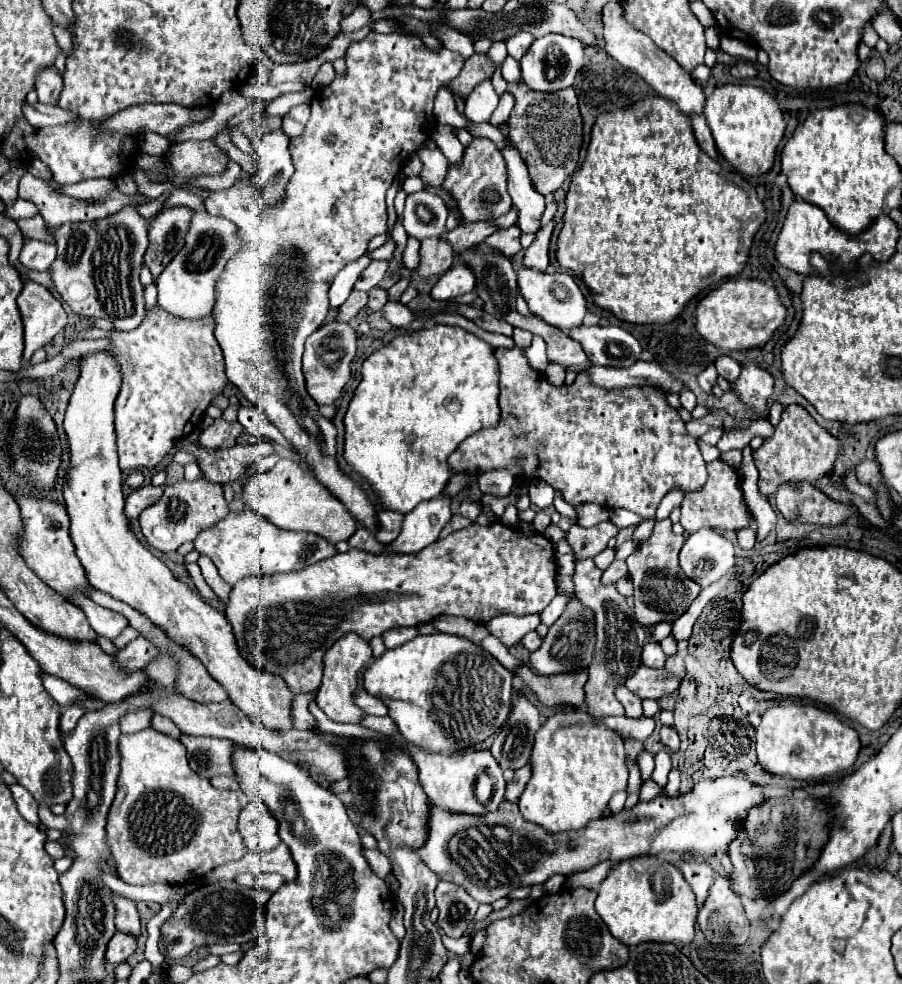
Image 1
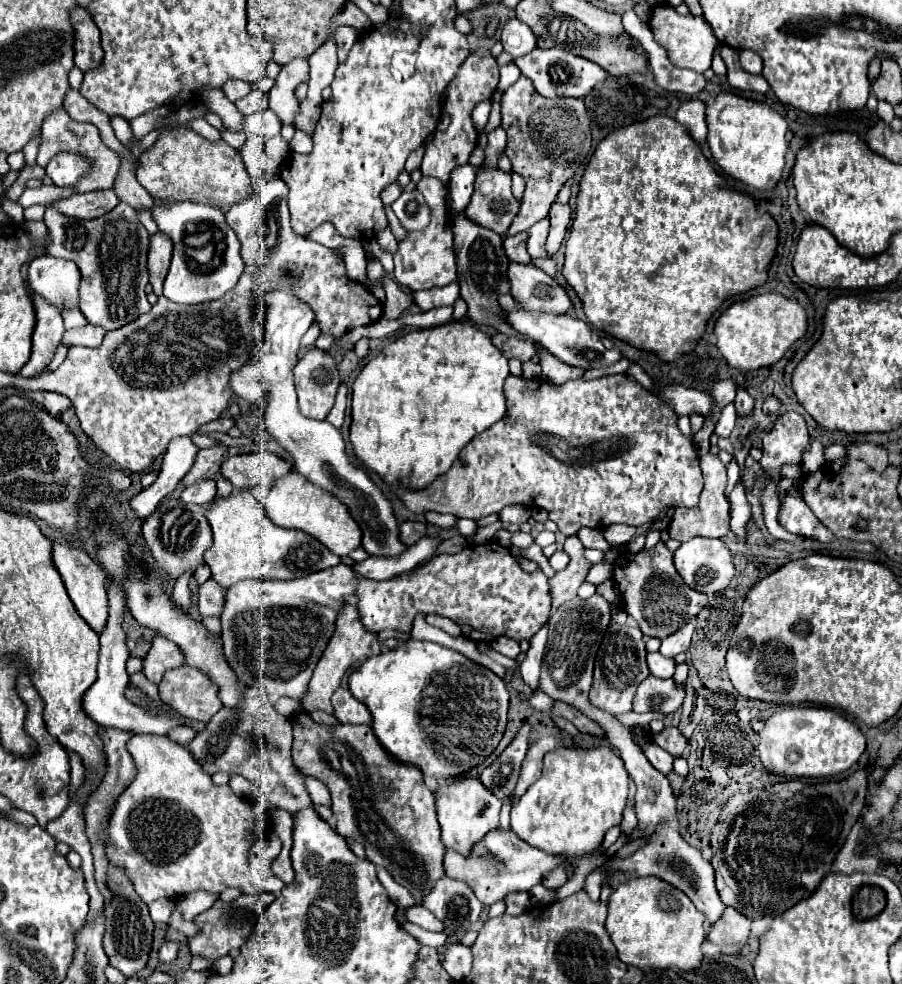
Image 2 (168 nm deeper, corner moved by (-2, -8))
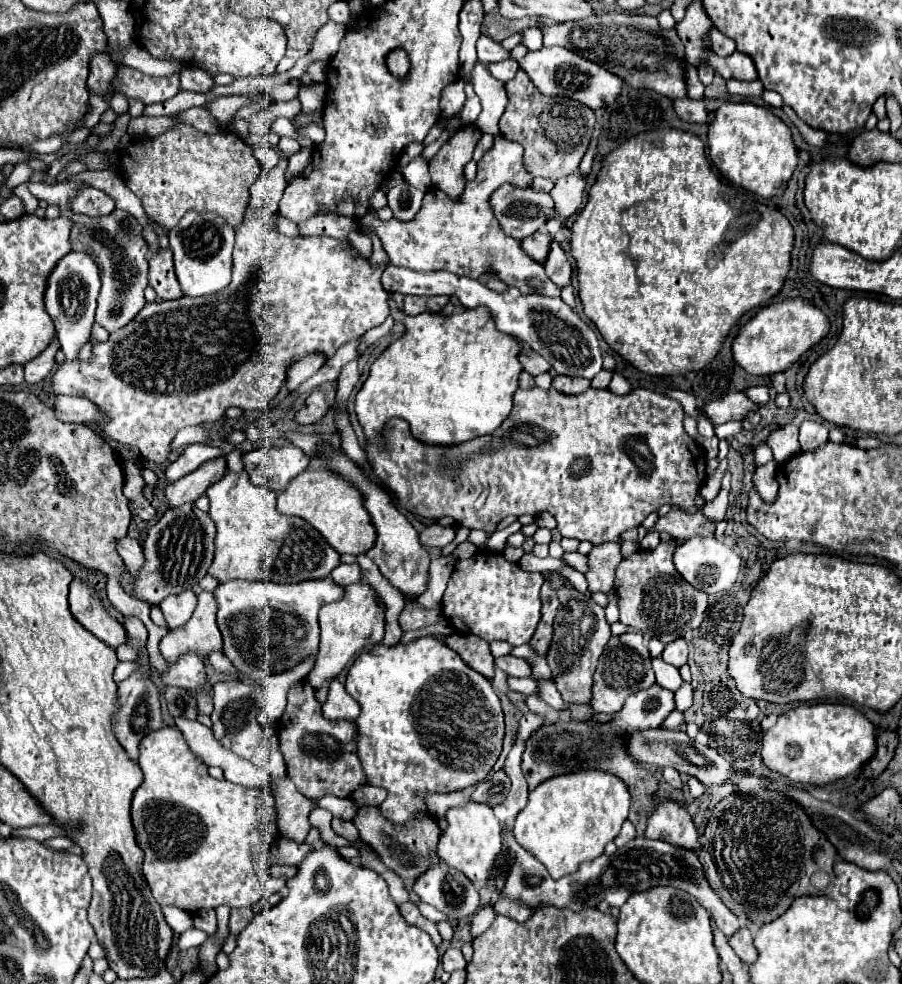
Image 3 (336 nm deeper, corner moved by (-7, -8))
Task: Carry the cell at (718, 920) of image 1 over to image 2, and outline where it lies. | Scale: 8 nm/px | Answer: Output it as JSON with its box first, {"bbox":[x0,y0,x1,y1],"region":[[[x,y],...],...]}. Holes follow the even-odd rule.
{"bbox":[708,907,750,955],"region":[[[726,907],[724,915],[712,925],[708,941],[718,945],[724,955],[736,955],[744,949],[750,935],[750,919],[736,909]]]}

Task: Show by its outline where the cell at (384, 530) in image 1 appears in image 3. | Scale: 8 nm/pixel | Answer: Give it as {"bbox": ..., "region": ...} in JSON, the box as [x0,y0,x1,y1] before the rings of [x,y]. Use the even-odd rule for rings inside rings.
{"bbox":[419,525,455,547],"region":[[[429,525],[419,533],[421,543],[427,545],[435,545],[435,547],[445,547],[455,539],[455,527],[443,527],[443,525]]]}

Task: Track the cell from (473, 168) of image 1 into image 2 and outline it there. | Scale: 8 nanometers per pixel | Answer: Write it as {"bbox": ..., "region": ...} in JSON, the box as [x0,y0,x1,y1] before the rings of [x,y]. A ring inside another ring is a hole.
{"bbox":[466,169,520,235],"region":[[[500,169],[480,171],[474,183],[472,201],[466,209],[466,215],[498,235],[506,235],[514,217],[520,211],[520,203],[512,195],[512,179]]]}

